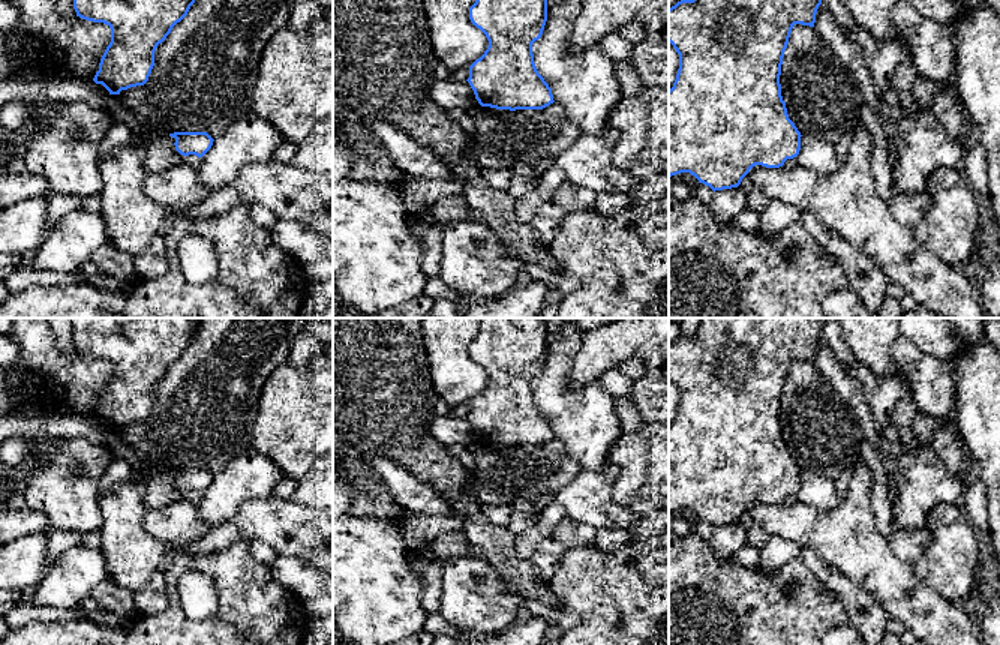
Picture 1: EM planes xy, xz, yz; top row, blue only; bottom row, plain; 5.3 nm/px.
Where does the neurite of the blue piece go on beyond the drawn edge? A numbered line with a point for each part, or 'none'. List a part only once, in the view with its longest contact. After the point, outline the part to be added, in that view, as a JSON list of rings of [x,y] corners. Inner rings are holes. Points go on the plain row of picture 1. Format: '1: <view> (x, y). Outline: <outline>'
none

